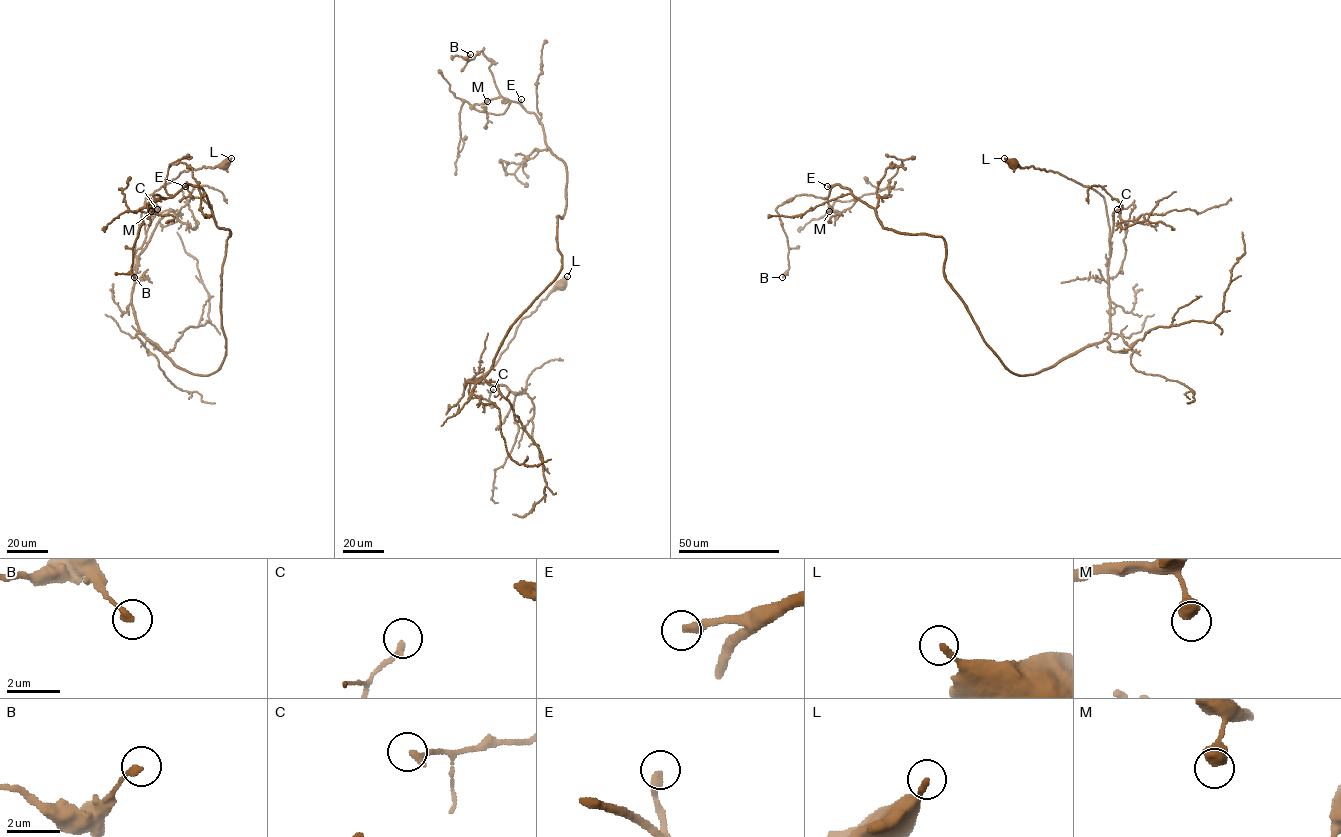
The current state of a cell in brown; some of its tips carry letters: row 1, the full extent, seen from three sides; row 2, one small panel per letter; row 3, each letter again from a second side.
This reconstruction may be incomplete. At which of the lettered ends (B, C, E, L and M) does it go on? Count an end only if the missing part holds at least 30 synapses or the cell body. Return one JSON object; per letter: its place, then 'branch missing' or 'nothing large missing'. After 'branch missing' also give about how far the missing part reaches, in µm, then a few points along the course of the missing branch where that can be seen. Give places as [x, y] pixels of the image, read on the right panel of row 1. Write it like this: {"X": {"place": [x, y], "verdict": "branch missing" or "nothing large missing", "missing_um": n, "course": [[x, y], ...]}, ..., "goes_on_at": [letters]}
{"B": {"place": [782, 277], "verdict": "nothing large missing"}, "C": {"place": [1117, 209], "verdict": "nothing large missing"}, "E": {"place": [827, 186], "verdict": "branch missing", "missing_um": 40, "course": [[827, 186], [812, 190], [809, 207], [814, 227], [822, 236]]}, "L": {"place": [1004, 158], "verdict": "nothing large missing"}, "M": {"place": [829, 211], "verdict": "nothing large missing"}, "goes_on_at": ["E"]}

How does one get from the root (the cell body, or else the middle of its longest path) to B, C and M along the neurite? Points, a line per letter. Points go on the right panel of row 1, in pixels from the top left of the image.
B: (1013, 164), (1105, 205), (1110, 334), (1049, 367), (1012, 373), (944, 240), (838, 184), (776, 208), (782, 277)
C: (1013, 164), (1058, 172), (1103, 197), (1110, 277), (1124, 258), (1123, 239), (1134, 206), (1117, 209)
M: (1013, 164), (1095, 189), (1110, 229), (1110, 334), (1033, 374), (985, 341), (941, 237), (838, 184), (829, 211)

